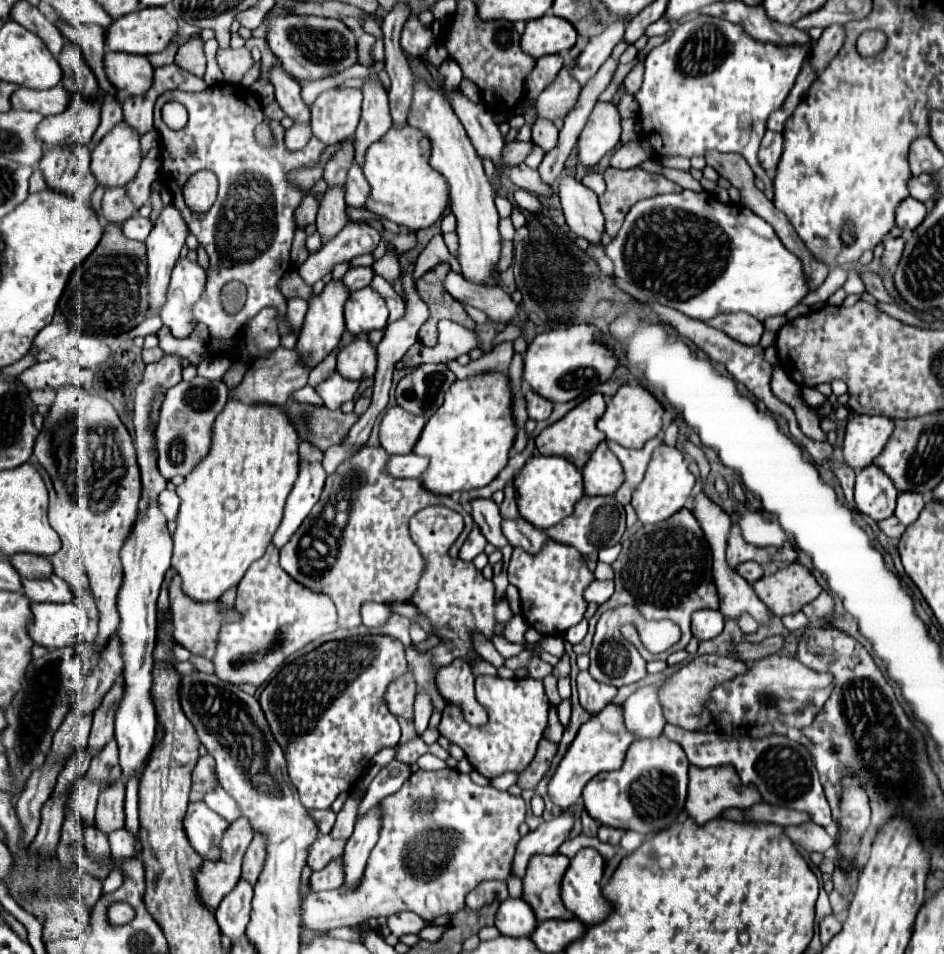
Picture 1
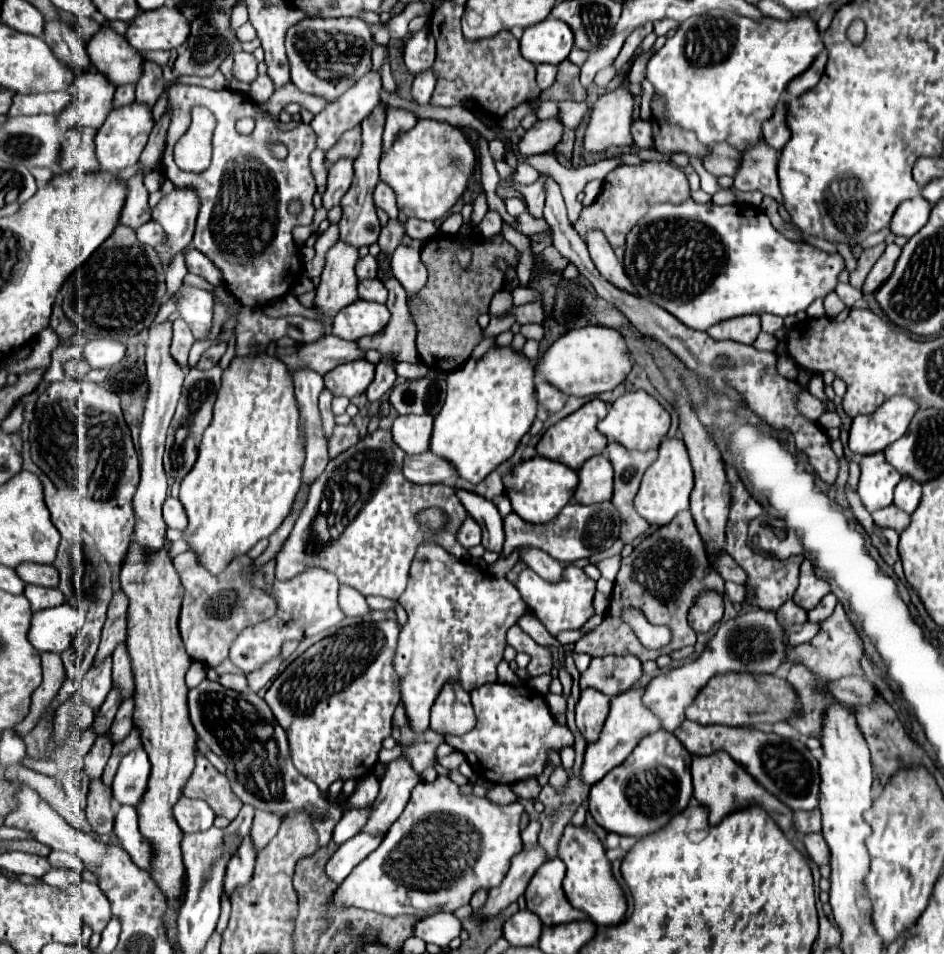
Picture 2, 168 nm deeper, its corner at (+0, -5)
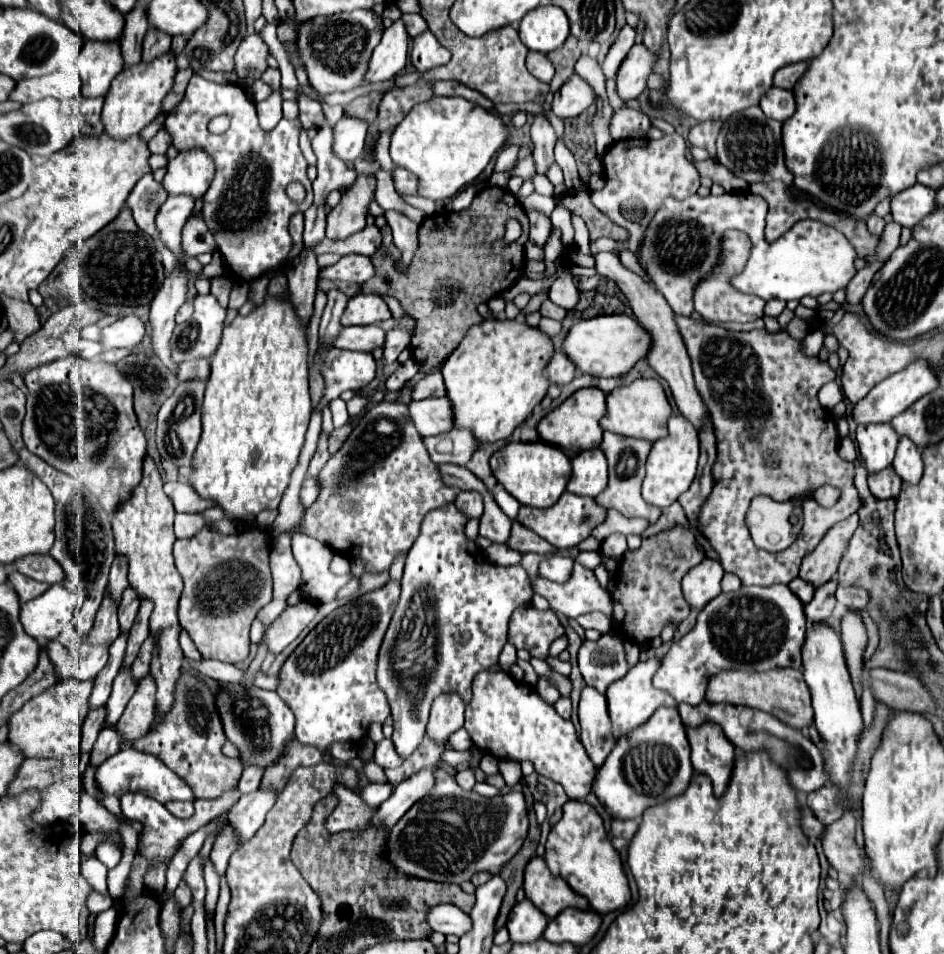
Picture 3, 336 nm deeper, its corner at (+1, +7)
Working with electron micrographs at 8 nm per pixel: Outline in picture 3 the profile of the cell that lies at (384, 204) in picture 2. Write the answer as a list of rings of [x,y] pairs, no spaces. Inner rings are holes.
[[[397,168],[393,172],[393,180],[395,180],[395,188],[399,194],[417,196],[417,176],[413,176],[413,172],[409,172],[405,168]]]

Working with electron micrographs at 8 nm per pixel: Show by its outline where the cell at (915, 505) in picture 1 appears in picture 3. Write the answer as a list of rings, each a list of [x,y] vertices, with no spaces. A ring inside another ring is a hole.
[[[907,436],[899,438],[899,446],[897,446],[897,456],[893,460],[893,468],[905,482],[911,482],[911,484],[917,484],[917,480],[923,474],[921,450]]]

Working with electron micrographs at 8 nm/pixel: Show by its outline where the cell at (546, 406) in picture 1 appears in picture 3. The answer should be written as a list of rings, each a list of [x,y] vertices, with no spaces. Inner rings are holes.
[[[555,352],[549,366],[547,366],[547,376],[551,382],[557,382],[561,386],[569,384],[575,378],[575,364],[573,360],[569,360],[569,356],[565,356],[563,352]]]

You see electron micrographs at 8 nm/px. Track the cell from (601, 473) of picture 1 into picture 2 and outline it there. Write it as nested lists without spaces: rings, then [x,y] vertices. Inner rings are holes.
[[[598,454],[586,460],[578,470],[578,478],[580,484],[574,494],[578,504],[596,504],[612,498],[614,468],[606,454]]]

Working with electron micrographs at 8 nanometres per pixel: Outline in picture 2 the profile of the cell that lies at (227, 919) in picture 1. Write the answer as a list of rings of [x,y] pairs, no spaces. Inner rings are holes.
[[[246,838],[238,850],[234,852],[234,856],[230,858],[230,864],[226,868],[226,880],[224,880],[224,892],[230,898],[238,886],[246,886],[254,874],[254,848],[250,838]]]

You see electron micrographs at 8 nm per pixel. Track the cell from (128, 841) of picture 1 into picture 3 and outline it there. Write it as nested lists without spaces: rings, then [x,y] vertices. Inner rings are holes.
[[[239,786],[233,788],[233,792],[225,792],[225,796],[219,796],[217,800],[195,800],[195,814],[189,820],[179,820],[175,818],[161,802],[149,798],[149,796],[141,796],[141,794],[123,794],[121,796],[121,812],[129,818],[129,820],[139,820],[145,828],[141,832],[141,840],[139,840],[139,848],[147,858],[155,858],[157,864],[147,872],[145,876],[145,888],[149,888],[149,892],[157,892],[157,896],[163,892],[165,888],[165,870],[169,860],[173,858],[177,846],[181,844],[181,840],[189,834],[193,834],[195,830],[199,830],[201,826],[205,826],[209,820],[213,820],[215,816],[227,812],[237,800],[239,800],[241,792]]]

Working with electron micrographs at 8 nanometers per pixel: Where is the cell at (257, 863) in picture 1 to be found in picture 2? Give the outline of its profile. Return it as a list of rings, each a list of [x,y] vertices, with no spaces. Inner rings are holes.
[[[256,812],[254,824],[252,824],[252,834],[250,834],[256,852],[260,852],[276,836],[280,822],[282,820],[278,820],[278,816],[274,816],[270,812]]]

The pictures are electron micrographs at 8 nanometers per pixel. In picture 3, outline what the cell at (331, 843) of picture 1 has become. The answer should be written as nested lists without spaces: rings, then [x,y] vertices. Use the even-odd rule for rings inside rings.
[[[367,784],[361,790],[361,798],[371,806],[379,806],[381,802],[385,802],[391,796],[391,792],[393,792],[391,784]]]

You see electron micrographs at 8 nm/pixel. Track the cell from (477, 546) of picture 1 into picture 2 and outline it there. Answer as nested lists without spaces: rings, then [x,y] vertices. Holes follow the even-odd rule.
[[[466,518],[466,522],[462,524],[462,528],[458,532],[458,542],[464,548],[472,548],[472,546],[480,544],[480,526],[472,518]]]

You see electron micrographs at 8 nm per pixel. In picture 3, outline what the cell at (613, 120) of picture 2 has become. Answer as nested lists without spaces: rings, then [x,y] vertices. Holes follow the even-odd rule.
[[[635,44],[617,74],[617,94],[621,100],[637,98],[647,88],[647,76],[653,72],[653,54],[643,44]]]

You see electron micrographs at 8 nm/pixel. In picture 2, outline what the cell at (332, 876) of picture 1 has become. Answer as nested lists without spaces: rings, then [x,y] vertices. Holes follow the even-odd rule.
[[[356,834],[348,842],[344,842],[334,856],[326,864],[326,874],[332,882],[342,884],[342,880],[356,868],[358,862],[362,862],[372,850],[378,848],[382,836],[368,836],[368,834]]]

